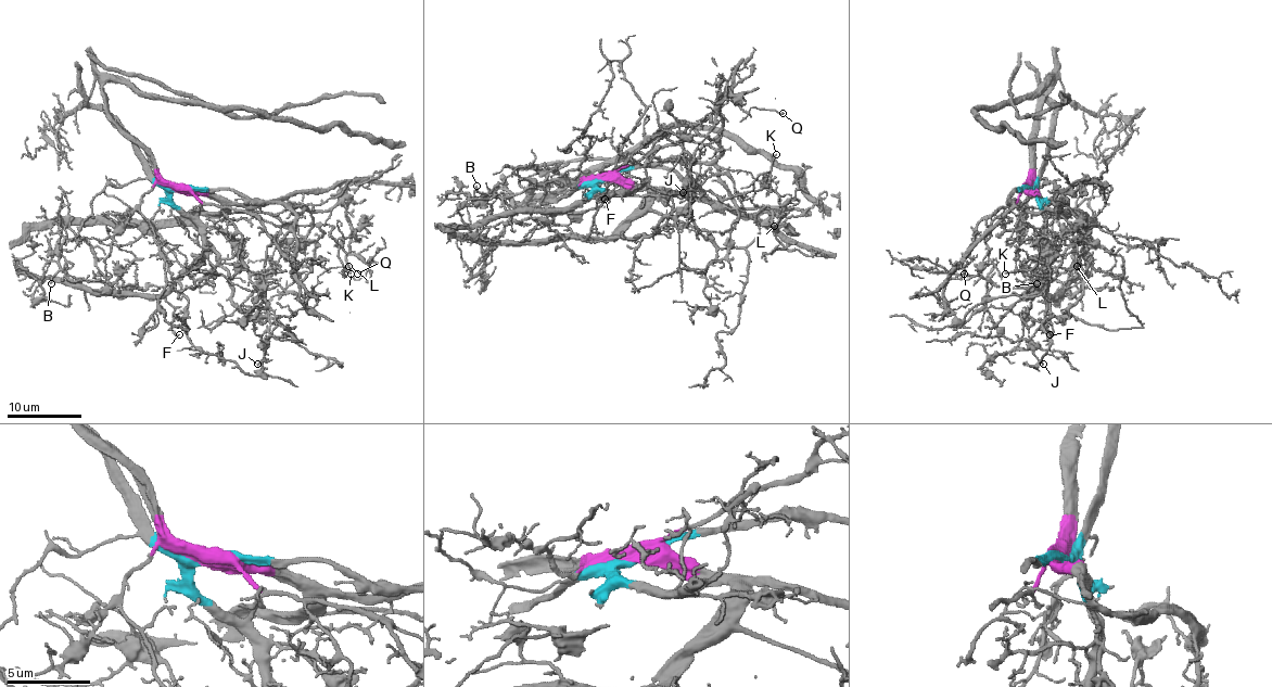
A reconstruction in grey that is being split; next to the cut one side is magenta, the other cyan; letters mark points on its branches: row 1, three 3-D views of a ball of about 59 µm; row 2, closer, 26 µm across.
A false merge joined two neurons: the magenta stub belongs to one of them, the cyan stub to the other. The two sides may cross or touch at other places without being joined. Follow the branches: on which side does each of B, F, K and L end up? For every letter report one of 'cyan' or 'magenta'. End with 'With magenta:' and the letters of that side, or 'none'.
B: cyan
F: cyan
K: cyan
L: cyan
With magenta: none

